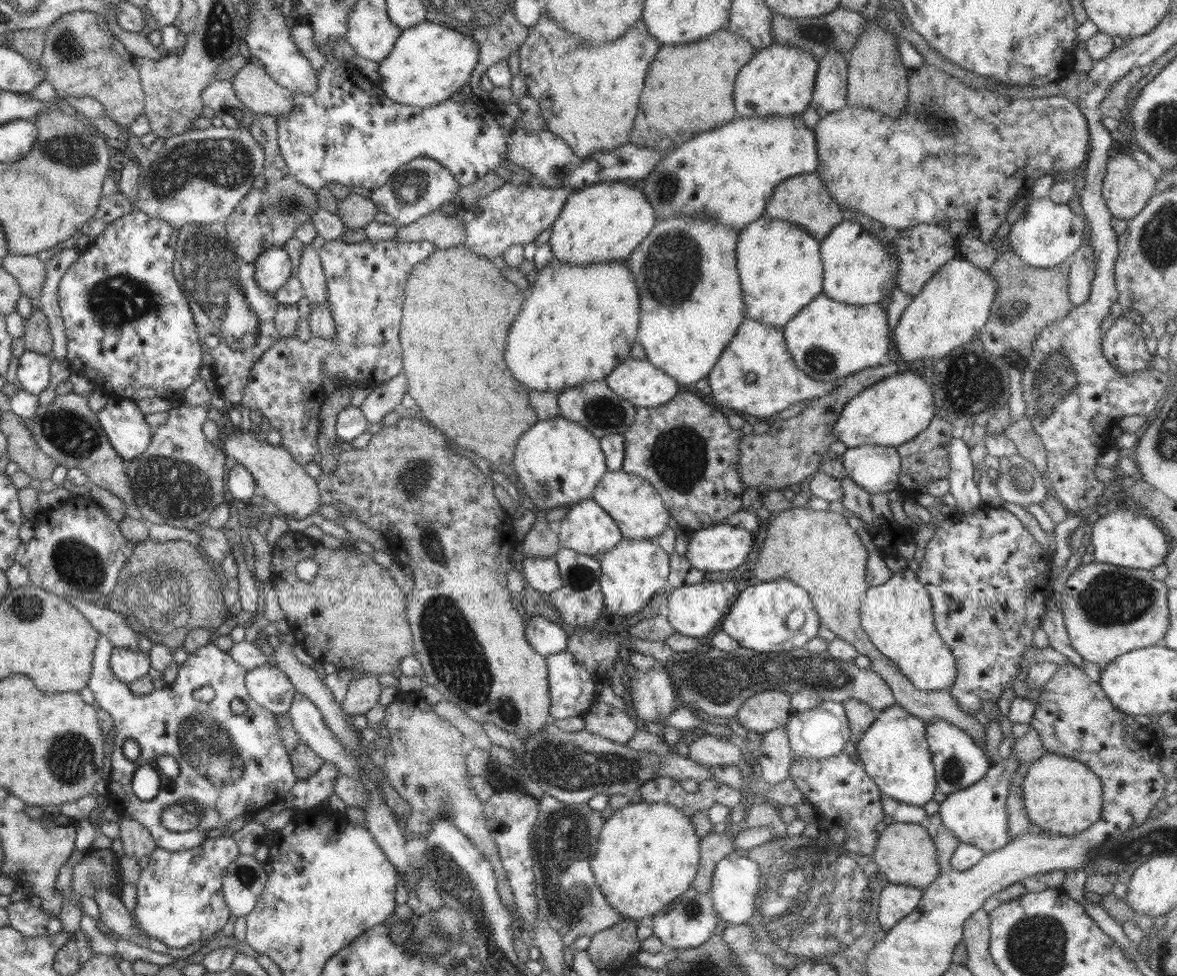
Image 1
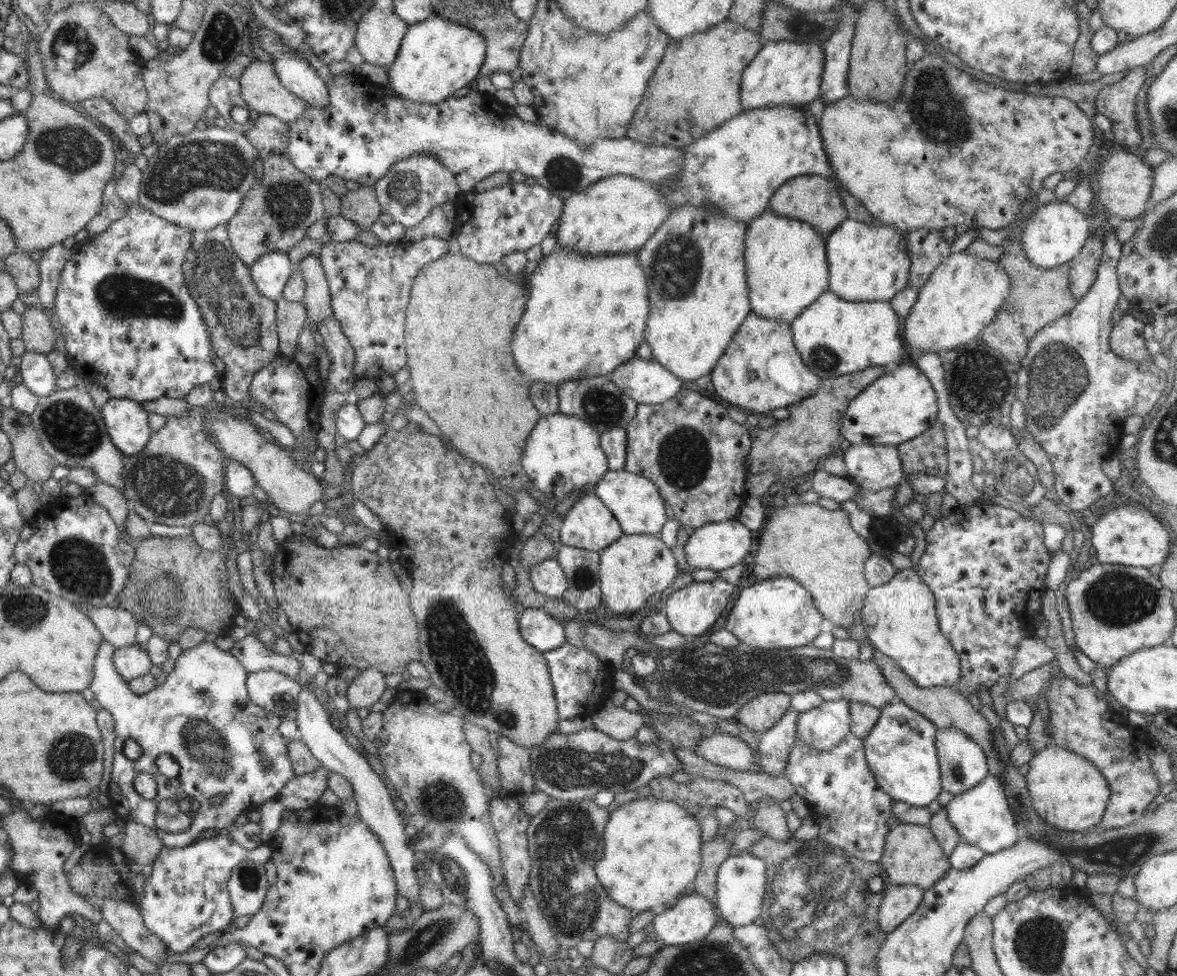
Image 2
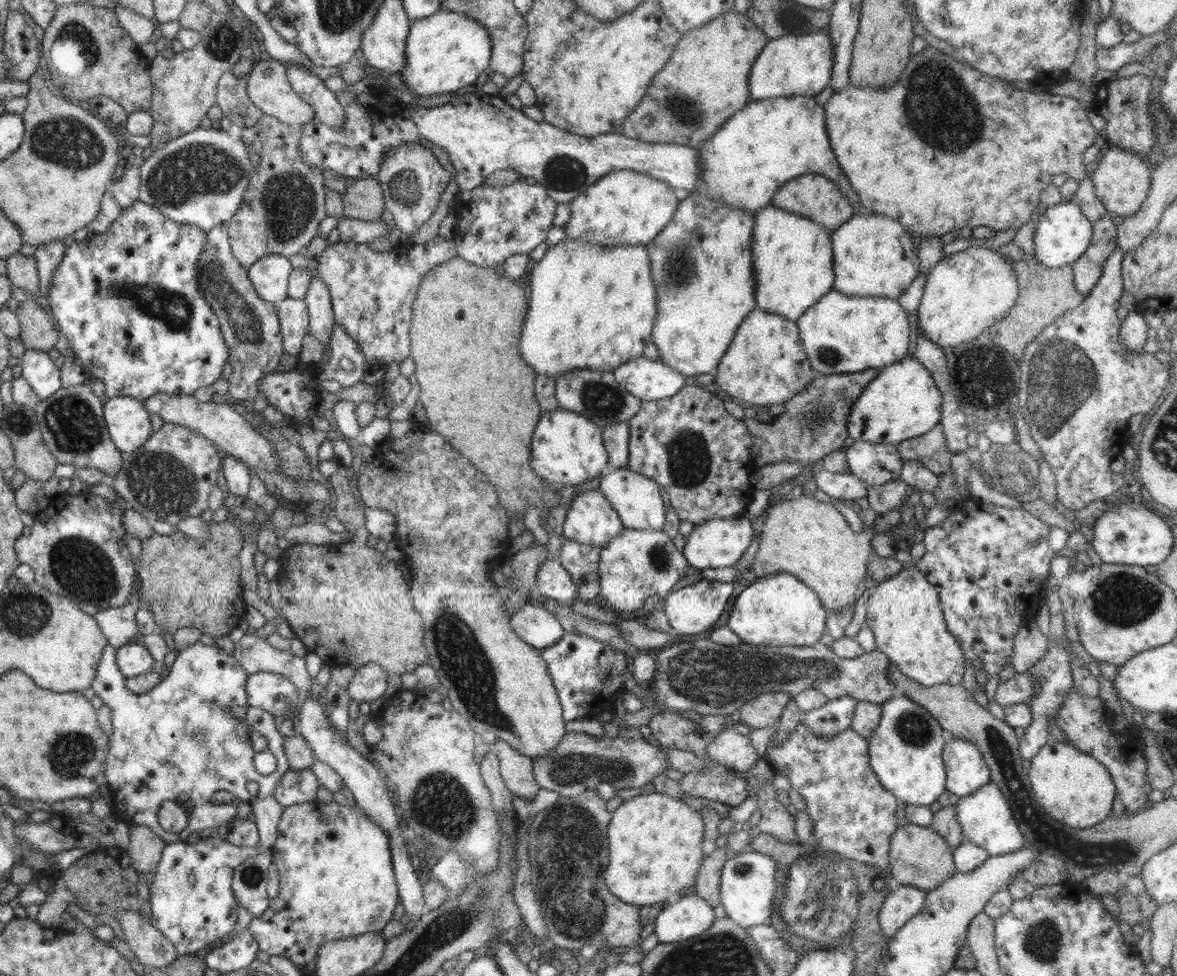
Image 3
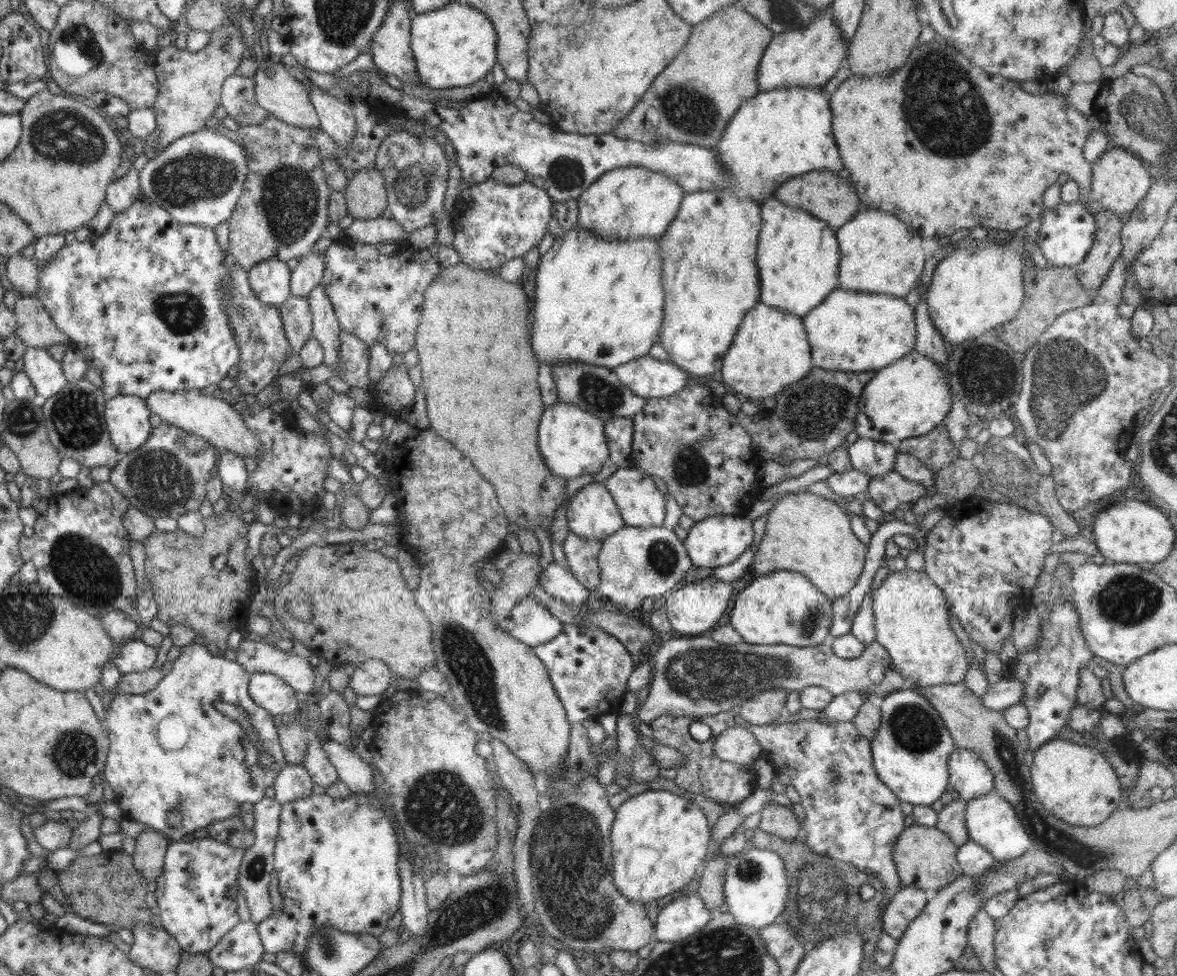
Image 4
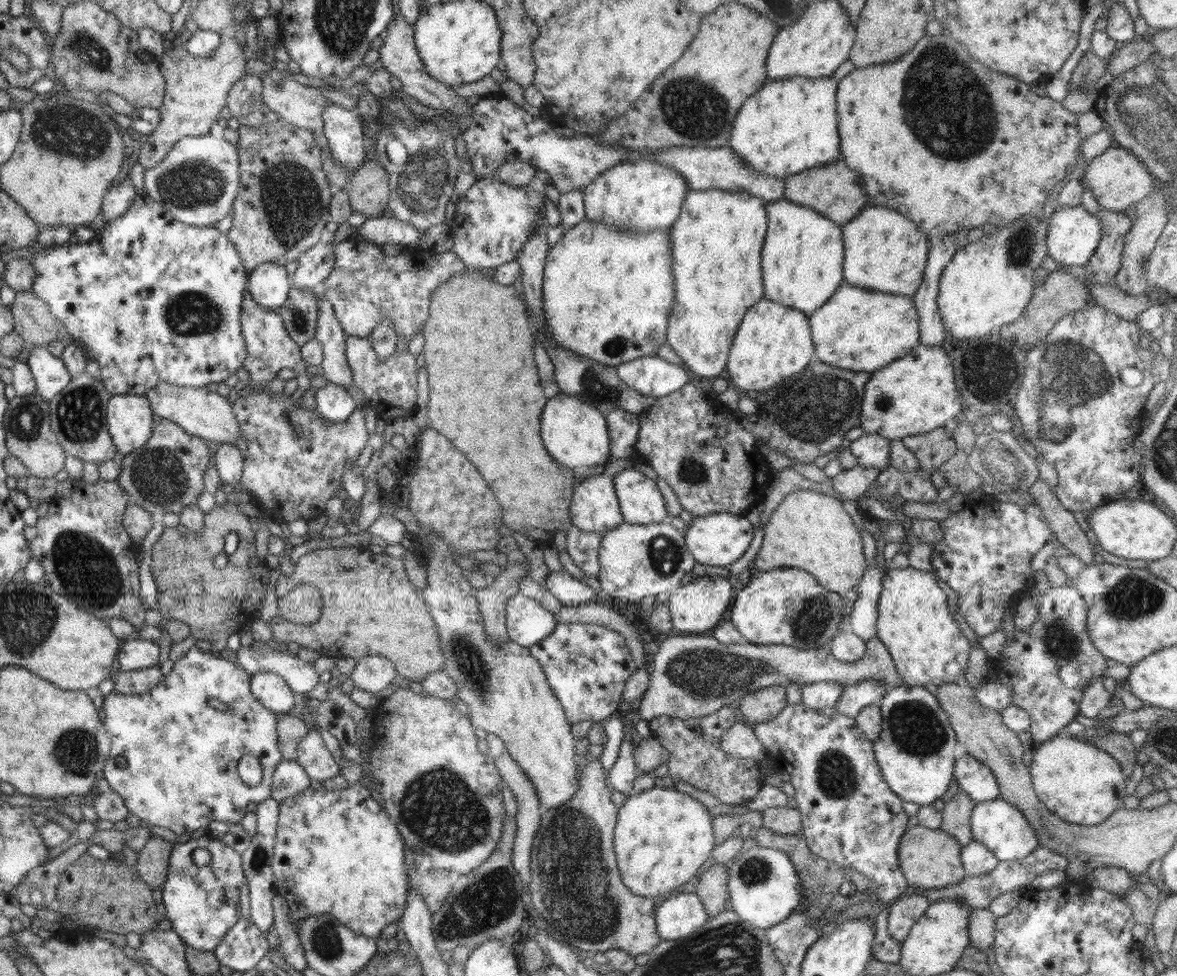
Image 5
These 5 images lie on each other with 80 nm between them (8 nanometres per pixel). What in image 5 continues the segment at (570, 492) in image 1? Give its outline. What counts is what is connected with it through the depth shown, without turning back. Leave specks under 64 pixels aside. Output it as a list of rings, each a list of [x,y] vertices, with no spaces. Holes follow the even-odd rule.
[[[560,392],[556,397],[548,399],[542,412],[540,434],[549,456],[570,470],[604,464],[611,454],[605,415],[591,404],[582,402],[579,396]]]

